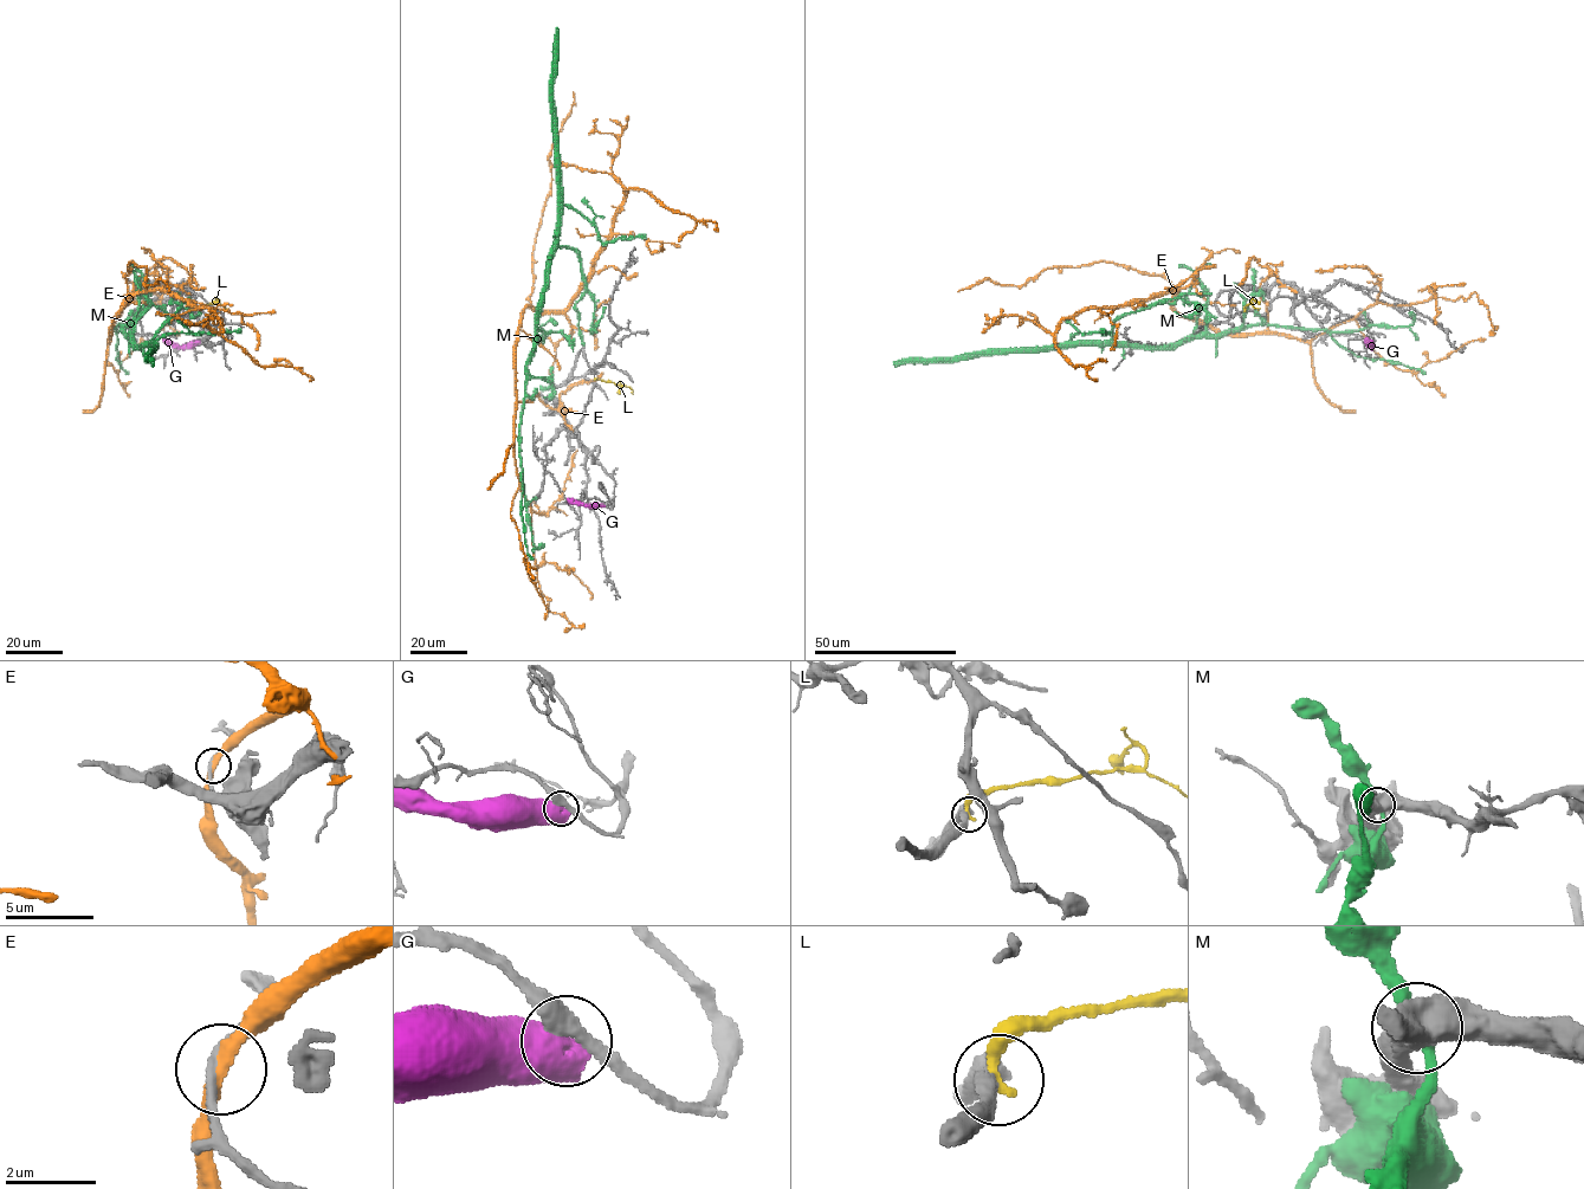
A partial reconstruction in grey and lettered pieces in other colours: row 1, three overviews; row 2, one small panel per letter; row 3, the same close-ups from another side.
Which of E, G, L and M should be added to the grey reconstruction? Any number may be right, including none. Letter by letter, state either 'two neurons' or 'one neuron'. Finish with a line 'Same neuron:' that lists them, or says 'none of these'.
E: two neurons
G: two neurons
L: two neurons
M: two neurons
Same neuron: none of these

